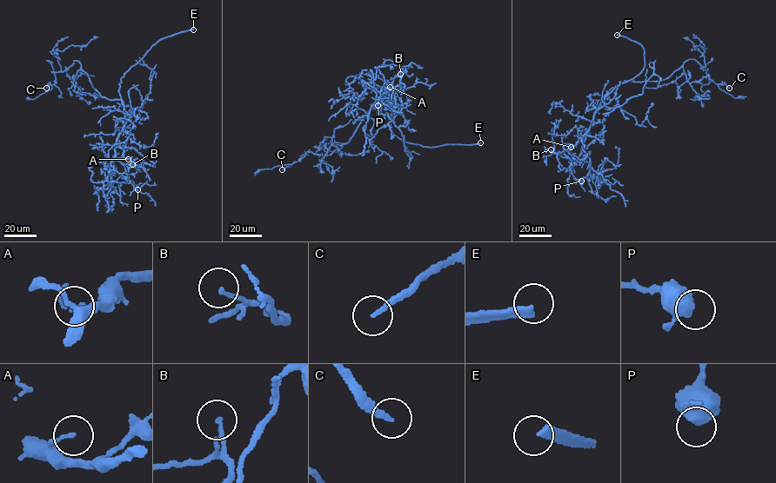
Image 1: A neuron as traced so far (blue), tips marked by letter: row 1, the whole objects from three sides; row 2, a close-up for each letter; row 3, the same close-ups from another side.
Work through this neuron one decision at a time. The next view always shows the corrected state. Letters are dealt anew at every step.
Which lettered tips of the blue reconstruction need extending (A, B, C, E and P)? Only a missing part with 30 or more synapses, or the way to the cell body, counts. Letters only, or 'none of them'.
C, E

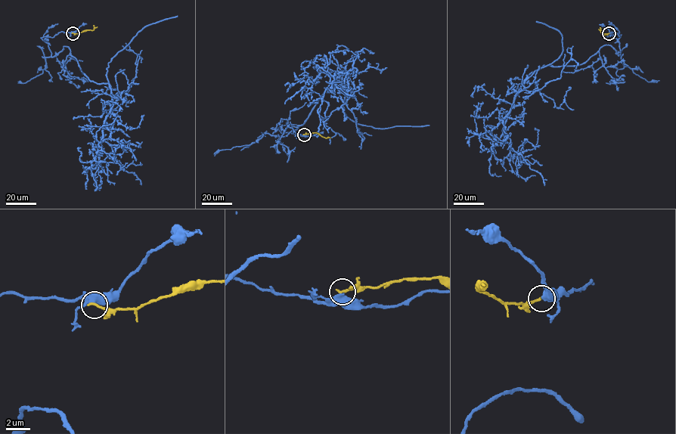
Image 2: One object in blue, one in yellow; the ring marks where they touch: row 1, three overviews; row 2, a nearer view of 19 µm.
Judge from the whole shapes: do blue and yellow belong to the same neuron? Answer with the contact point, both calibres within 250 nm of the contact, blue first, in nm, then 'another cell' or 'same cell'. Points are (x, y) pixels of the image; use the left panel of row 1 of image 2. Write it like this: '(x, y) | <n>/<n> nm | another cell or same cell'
(72, 33) | 340/220 nm | same cell

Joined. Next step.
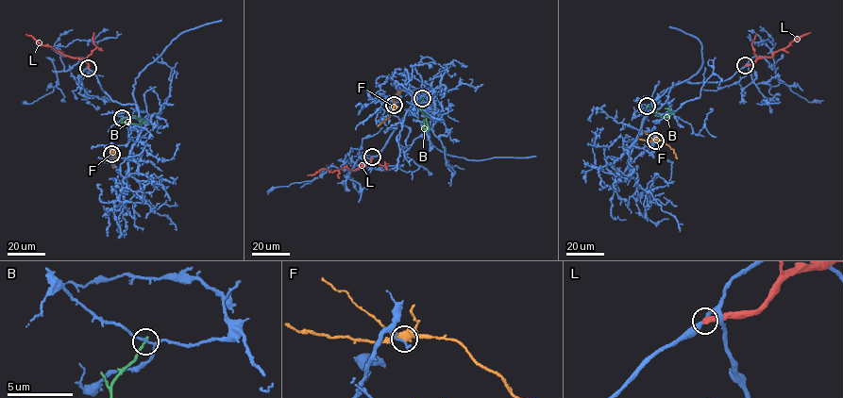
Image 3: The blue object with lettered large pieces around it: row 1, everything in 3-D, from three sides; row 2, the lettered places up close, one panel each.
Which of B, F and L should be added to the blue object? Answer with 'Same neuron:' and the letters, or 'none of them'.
Same neuron: none of them

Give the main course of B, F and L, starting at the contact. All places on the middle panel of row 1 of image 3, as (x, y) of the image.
B: (422, 97), (417, 106), (425, 115), (426, 129), (424, 119)
F: (394, 105), (390, 116), (378, 125)
L: (372, 157), (367, 165), (353, 170), (345, 167), (333, 172), (322, 169), (308, 175)

